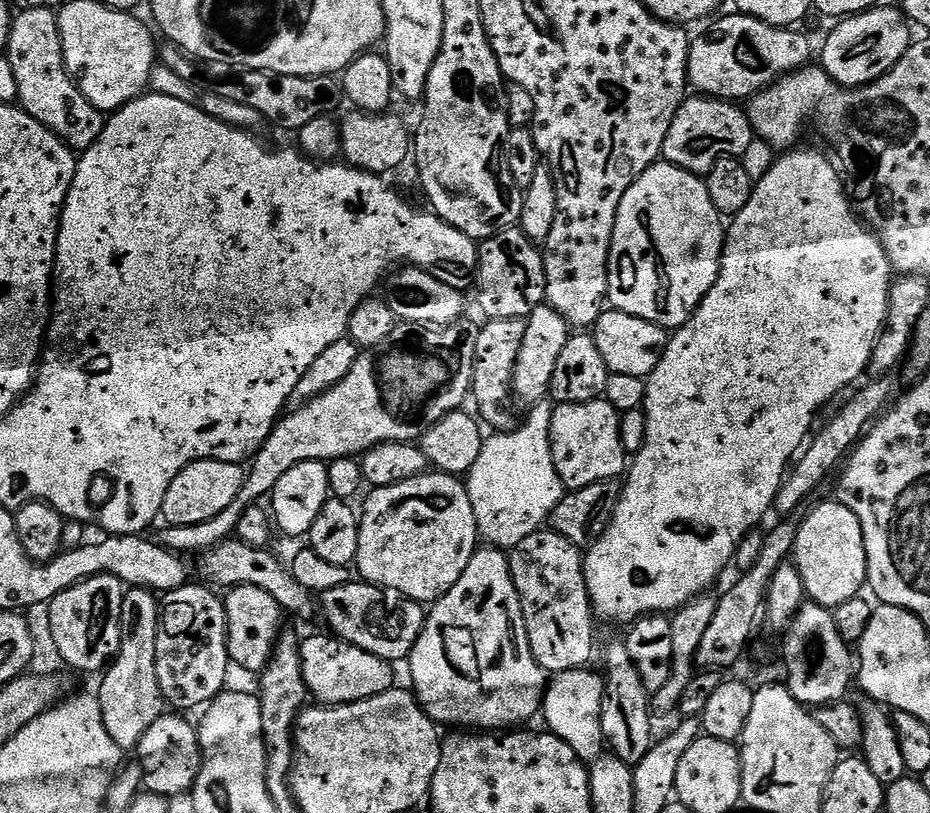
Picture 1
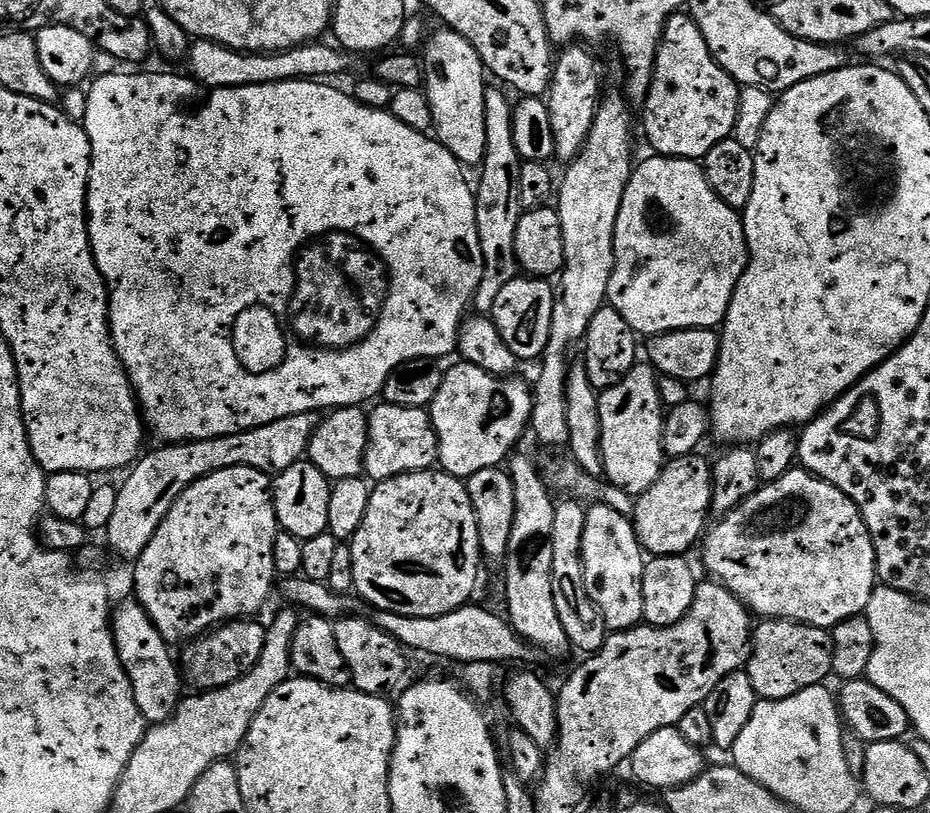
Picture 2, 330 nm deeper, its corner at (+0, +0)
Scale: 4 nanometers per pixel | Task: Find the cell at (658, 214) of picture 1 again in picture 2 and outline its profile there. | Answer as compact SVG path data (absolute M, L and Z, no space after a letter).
M659 154L649 157L633 167L618 210L614 234L616 269L610 278L607 303L626 318L633 332L644 338L687 328L719 329L726 318L730 298L734 298L734 290L748 266L741 213L726 206L726 202L714 194L697 161Z

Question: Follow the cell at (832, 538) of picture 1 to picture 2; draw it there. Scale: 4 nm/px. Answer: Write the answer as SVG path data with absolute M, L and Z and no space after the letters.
M796 466L774 482L761 483L753 496L733 512L723 513L721 520L724 521L713 532L711 529L703 537L704 568L713 581L731 590L749 613L831 630L835 624L861 615L867 609L878 587L874 546L858 506L834 485Z

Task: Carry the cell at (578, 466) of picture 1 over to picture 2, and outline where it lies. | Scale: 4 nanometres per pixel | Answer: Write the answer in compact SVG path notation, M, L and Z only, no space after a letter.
M647 363L636 367L613 388L599 393L600 449L604 463L603 479L630 497L641 496L659 478L666 457L660 432L664 428L666 407L660 400L658 373Z

